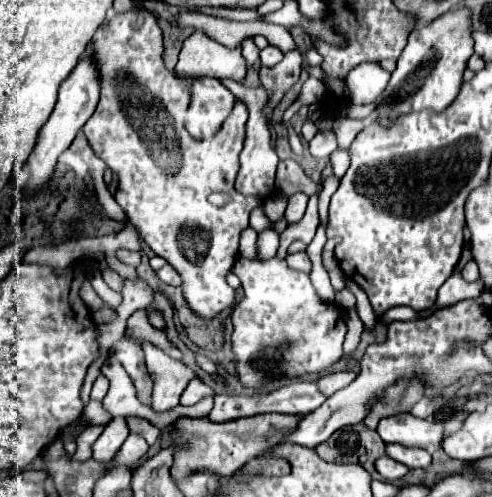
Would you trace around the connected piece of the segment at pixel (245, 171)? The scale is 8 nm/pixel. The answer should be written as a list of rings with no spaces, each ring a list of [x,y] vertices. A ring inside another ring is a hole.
[[[222,79],[220,81],[226,89],[230,89],[230,93],[242,101],[248,111],[250,111],[250,117],[248,117],[248,123],[246,123],[246,143],[244,143],[244,153],[240,155],[240,169],[238,171],[238,177],[236,177],[236,189],[240,189],[240,193],[244,195],[256,195],[256,193],[273,193],[275,190],[275,175],[279,158],[276,154],[274,147],[272,146],[272,133],[270,133],[270,119],[266,119],[264,115],[264,109],[266,109],[266,103],[268,103],[268,91],[264,89],[264,85],[256,87],[256,89],[250,89],[250,87],[244,87],[232,79]]]

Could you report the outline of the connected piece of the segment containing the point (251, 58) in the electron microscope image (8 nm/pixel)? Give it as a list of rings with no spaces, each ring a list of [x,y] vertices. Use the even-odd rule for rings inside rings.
[[[246,39],[242,43],[242,55],[246,59],[246,67],[252,67],[258,61],[258,53],[260,53],[260,49],[254,45],[252,39]]]

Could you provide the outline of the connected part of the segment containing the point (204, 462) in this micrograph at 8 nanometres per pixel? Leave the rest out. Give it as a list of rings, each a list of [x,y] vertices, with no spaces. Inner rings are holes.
[[[278,413],[254,415],[226,423],[212,423],[210,419],[190,419],[190,417],[176,419],[176,431],[180,439],[190,441],[190,447],[176,451],[170,475],[174,481],[180,481],[198,471],[224,477],[234,475],[240,469],[240,465],[248,461],[248,457],[256,457],[256,453],[262,453],[264,449],[278,443],[280,437],[284,437],[284,433],[288,433],[288,429],[292,429],[292,425],[296,425],[298,419],[300,417],[278,415]]]

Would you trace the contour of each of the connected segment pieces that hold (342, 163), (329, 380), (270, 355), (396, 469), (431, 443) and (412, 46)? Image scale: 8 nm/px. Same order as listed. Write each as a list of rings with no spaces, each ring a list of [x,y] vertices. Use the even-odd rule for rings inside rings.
[[[334,151],[334,153],[330,155],[330,161],[332,161],[332,165],[334,165],[334,175],[336,175],[338,179],[342,179],[344,173],[346,173],[346,169],[348,169],[348,165],[350,165],[348,151]]]
[[[346,371],[346,373],[328,373],[322,379],[318,379],[316,383],[320,385],[320,389],[324,389],[324,395],[330,397],[338,389],[348,387],[354,379],[356,379],[356,373],[354,371]]]
[[[272,257],[266,261],[248,261],[240,259],[232,269],[244,289],[244,299],[232,307],[232,353],[234,353],[234,367],[240,383],[250,389],[266,387],[268,383],[276,381],[278,377],[300,377],[300,375],[316,375],[328,371],[334,363],[342,357],[342,343],[348,333],[344,321],[344,309],[336,303],[324,305],[320,295],[316,293],[308,273],[296,271],[288,267],[288,263],[280,257]]]
[[[380,457],[380,461],[376,461],[376,469],[382,475],[382,479],[386,479],[386,481],[402,479],[410,471],[406,465],[402,465],[390,457]]]
[[[410,413],[392,415],[380,421],[378,435],[384,443],[398,443],[404,447],[420,447],[420,449],[438,449],[444,441],[444,425],[418,419]]]
[[[456,7],[426,27],[416,27],[408,35],[408,45],[398,57],[398,67],[392,73],[392,79],[382,93],[376,105],[376,121],[382,119],[386,125],[392,125],[400,115],[410,111],[444,111],[456,99],[462,73],[466,69],[468,57],[474,53],[470,33],[470,13],[462,7]]]

